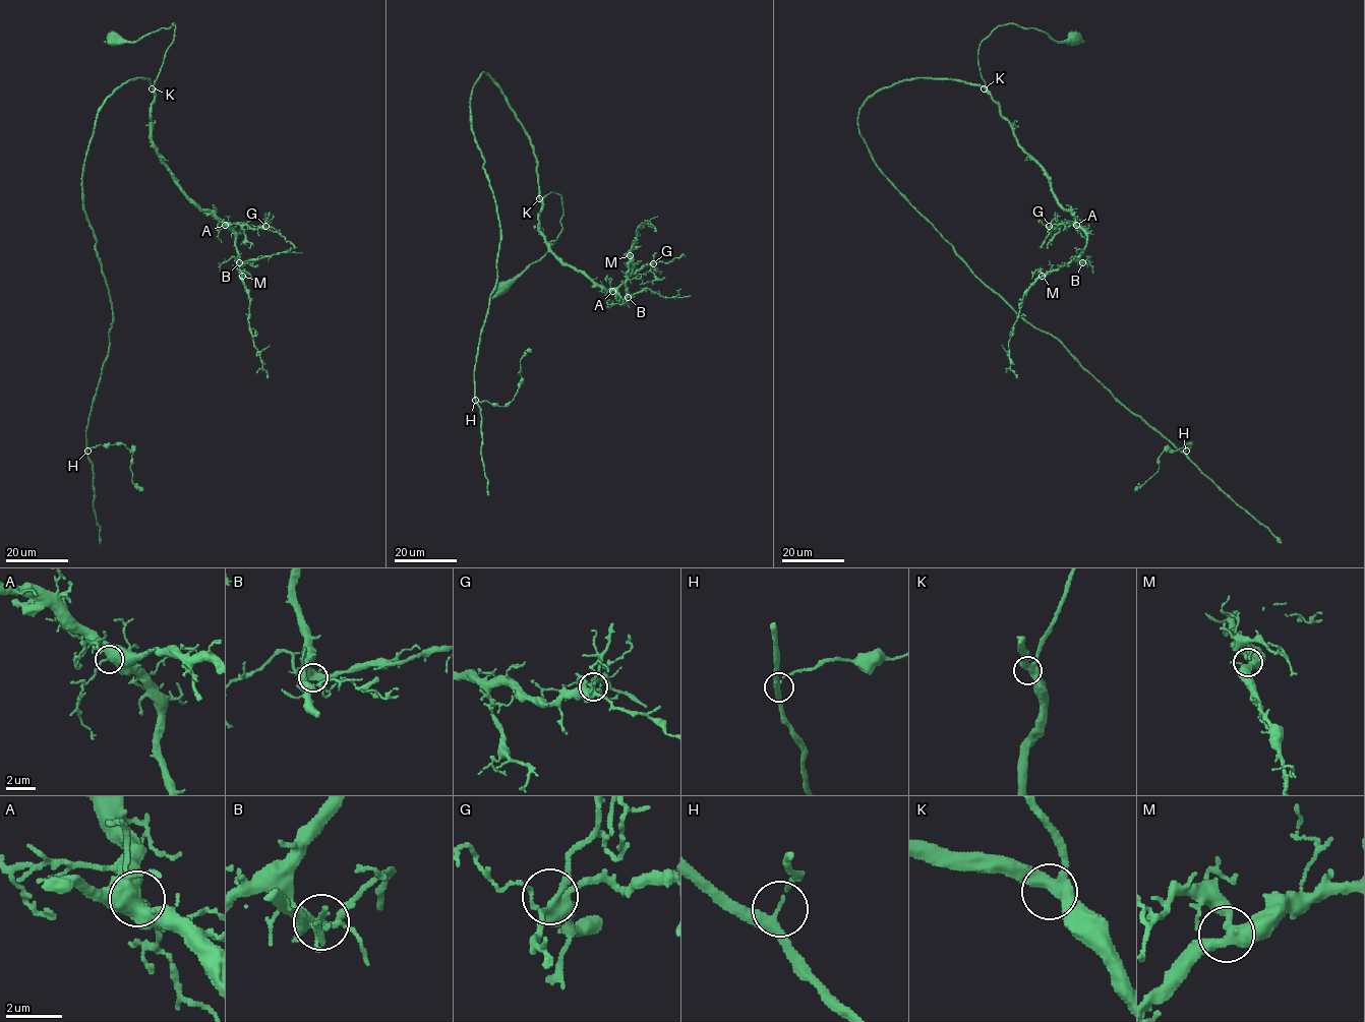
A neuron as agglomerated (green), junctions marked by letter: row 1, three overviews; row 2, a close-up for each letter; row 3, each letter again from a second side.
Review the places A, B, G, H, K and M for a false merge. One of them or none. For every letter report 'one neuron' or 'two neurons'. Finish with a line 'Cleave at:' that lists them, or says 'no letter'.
A: one neuron
B: one neuron
G: one neuron
H: one neuron
K: one neuron
M: one neuron
Cleave at: no letter

